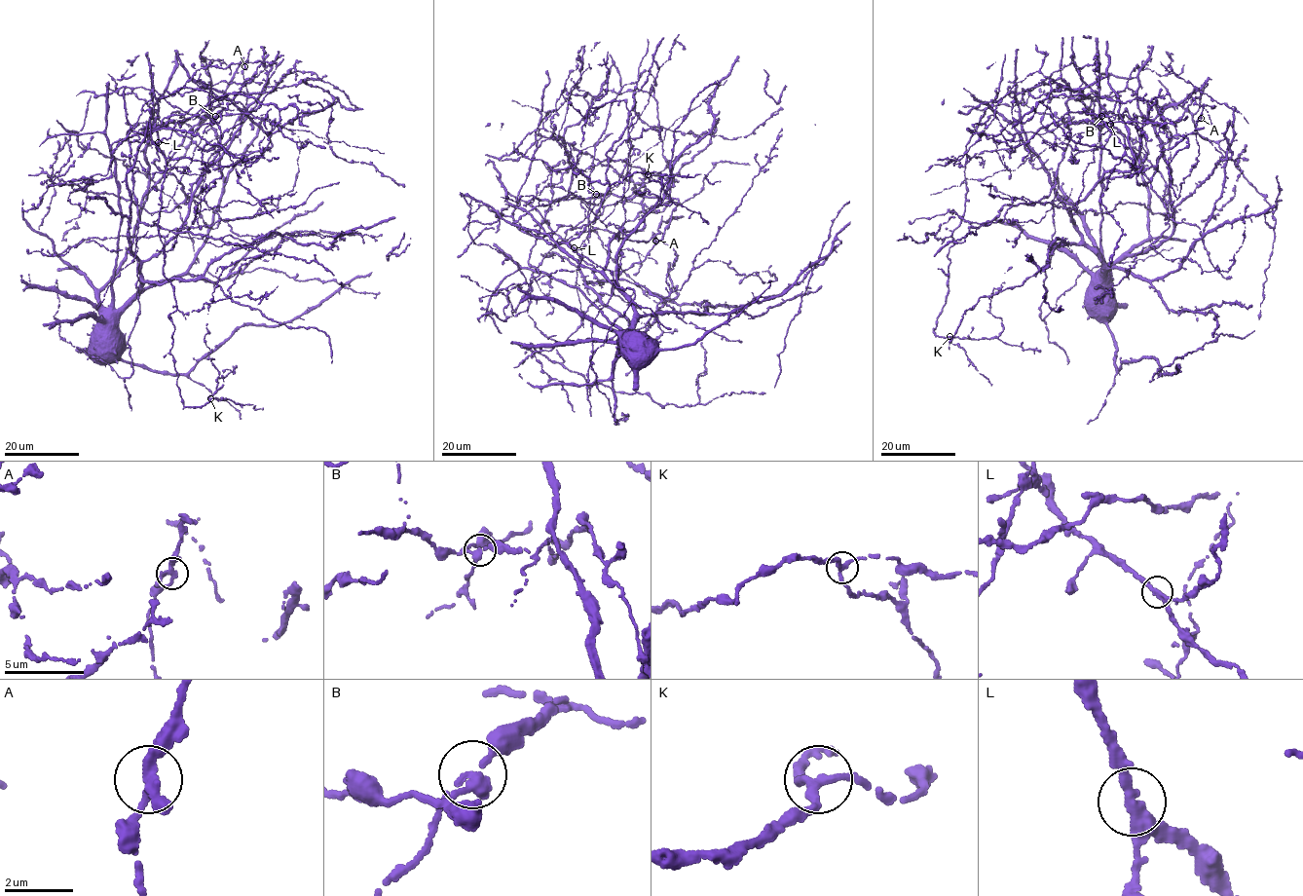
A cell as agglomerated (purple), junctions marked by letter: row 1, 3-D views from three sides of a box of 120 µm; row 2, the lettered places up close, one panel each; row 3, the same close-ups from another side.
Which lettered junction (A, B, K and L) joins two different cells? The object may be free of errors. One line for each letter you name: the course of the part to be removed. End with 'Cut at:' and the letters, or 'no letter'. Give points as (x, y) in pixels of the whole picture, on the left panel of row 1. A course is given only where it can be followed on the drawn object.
B: (215, 116), (167, 206), (135, 241), (131, 262), (122, 268), (95, 311)
Cut at: B

